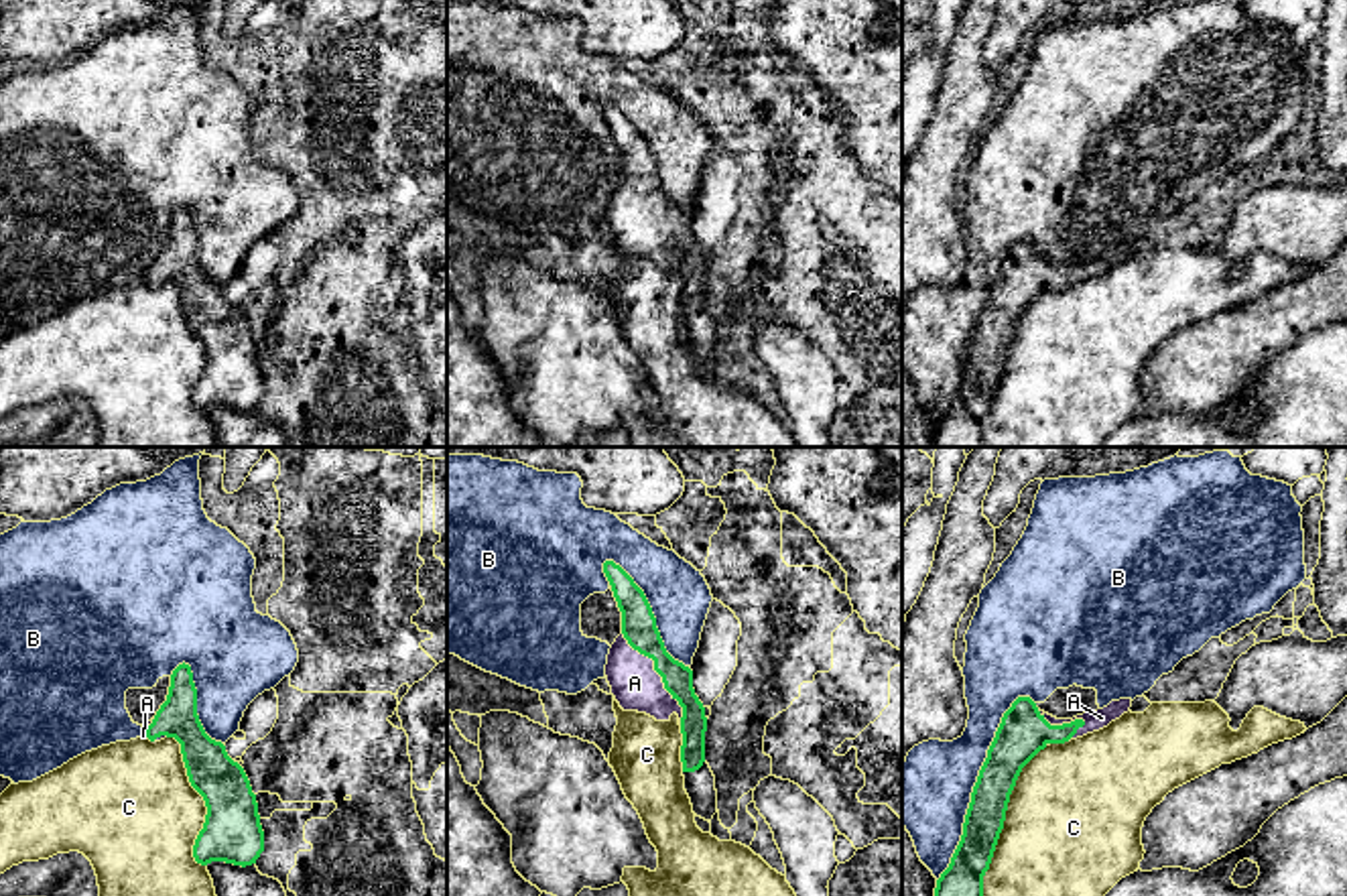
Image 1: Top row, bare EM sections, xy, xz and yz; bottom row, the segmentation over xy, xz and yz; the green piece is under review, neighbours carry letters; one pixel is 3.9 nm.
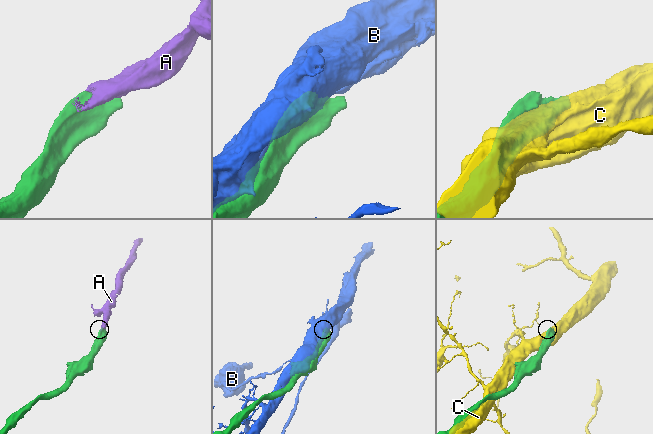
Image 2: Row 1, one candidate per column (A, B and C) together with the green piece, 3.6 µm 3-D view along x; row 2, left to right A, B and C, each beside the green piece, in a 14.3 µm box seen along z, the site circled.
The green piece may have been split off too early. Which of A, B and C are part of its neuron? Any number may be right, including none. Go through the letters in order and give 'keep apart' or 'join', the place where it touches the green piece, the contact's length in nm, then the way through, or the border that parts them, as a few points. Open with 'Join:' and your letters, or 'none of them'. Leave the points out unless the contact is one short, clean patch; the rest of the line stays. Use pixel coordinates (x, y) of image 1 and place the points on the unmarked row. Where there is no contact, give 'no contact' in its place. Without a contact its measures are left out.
Join: A
A: join; contact xz (659, 218); length 440 nm
B: keep apart; contact yz (976, 330); length 800 nm
C: keep apart; contact yz (1002, 368); length 650 nm

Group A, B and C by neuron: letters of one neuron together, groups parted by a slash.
A / B / C

